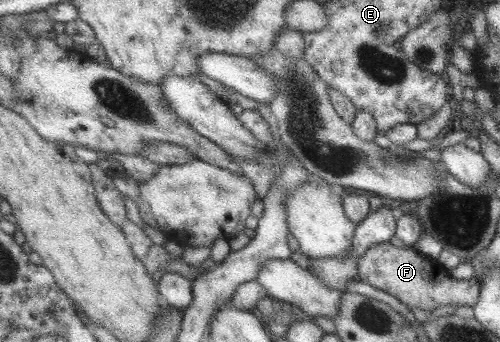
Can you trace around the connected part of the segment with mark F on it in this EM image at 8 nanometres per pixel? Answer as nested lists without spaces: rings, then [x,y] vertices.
[[[389,241],[369,246],[357,260],[357,280],[397,297],[411,308],[429,313],[436,306],[453,304],[473,307],[477,302],[480,283],[475,278],[455,279],[436,260],[426,258],[412,247],[399,248]]]

